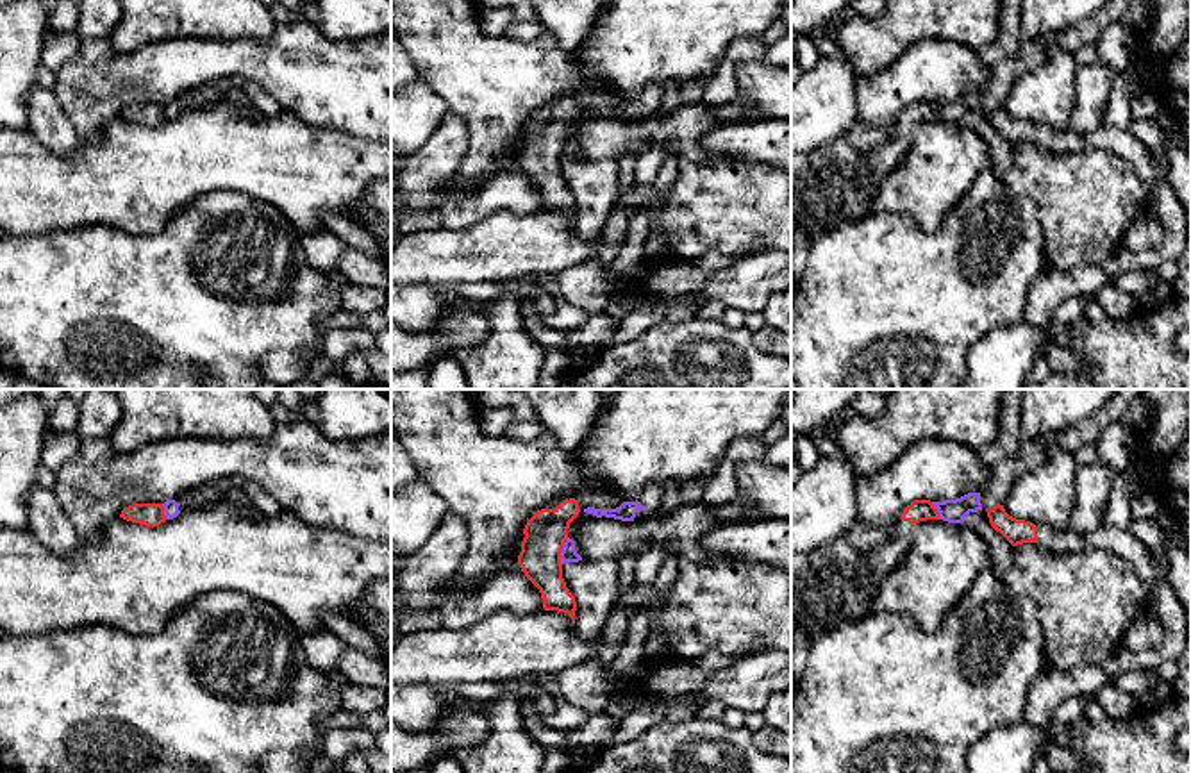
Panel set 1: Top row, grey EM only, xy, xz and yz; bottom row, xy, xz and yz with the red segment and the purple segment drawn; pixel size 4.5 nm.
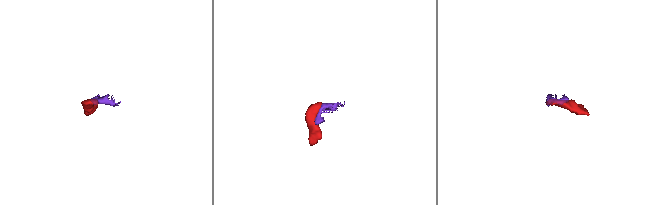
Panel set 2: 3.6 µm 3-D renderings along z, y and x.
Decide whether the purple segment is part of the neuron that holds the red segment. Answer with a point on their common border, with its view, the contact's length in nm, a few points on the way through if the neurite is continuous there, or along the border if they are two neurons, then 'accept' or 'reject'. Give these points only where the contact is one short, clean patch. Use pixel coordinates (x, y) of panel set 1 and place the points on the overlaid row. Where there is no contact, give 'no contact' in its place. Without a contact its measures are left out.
contact xz (561, 550); length 130 nm; border xz (568, 538), (561, 552), (561, 565); reject

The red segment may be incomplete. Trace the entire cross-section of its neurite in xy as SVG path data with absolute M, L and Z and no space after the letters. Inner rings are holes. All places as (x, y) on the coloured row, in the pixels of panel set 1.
M132 503L121 511L120 518L145 527L159 527L166 521L162 503Z

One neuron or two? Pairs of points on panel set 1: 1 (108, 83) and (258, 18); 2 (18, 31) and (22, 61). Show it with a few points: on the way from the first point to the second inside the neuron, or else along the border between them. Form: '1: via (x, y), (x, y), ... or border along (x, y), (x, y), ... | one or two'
1: border along (256, 38), (174, 40) | two
2: via (18, 38), (18, 54) | one

